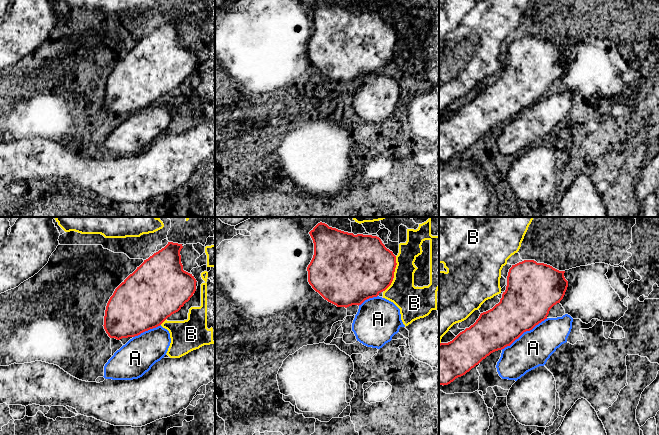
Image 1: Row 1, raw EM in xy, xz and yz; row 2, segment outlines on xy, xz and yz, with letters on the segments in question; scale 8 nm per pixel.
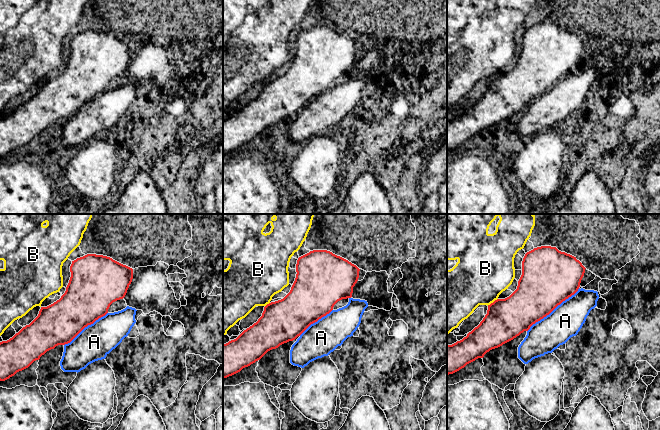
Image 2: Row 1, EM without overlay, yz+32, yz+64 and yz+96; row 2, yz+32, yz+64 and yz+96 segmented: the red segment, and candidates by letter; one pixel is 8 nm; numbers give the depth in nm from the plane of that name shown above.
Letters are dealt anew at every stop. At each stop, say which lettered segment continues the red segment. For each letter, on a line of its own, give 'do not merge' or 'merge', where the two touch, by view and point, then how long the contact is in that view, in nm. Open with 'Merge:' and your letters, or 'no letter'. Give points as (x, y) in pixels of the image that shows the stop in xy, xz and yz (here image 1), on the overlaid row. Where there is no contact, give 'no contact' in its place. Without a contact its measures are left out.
Merge: no letter
A: do not merge; contact yz (524, 331); length 460 nm
B: do not merge; contact xz (395, 267); length 180 nm

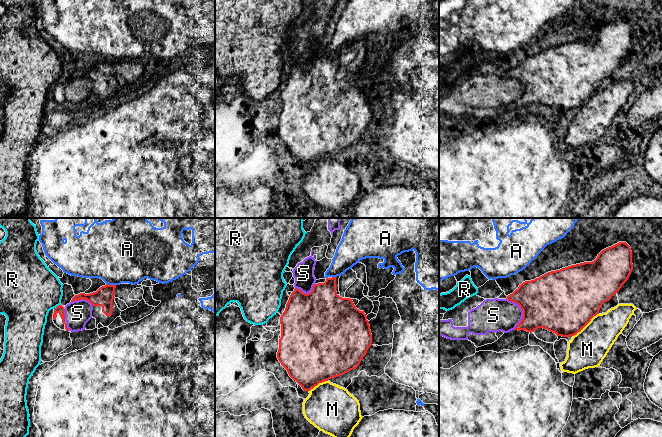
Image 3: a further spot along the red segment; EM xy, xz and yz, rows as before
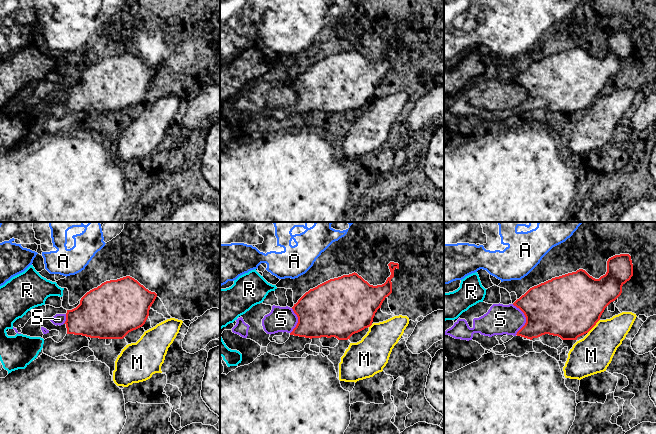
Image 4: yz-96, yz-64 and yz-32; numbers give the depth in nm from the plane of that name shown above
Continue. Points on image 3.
Merge: S
A: do not merge; contact xy (111, 285); length 80 nm
M: do not merge; contact yz (585, 325); length 280 nm
R: do not merge; contact xy (57, 306); length 70 nm
S: merge; contact yz (522, 310); length 260 nm

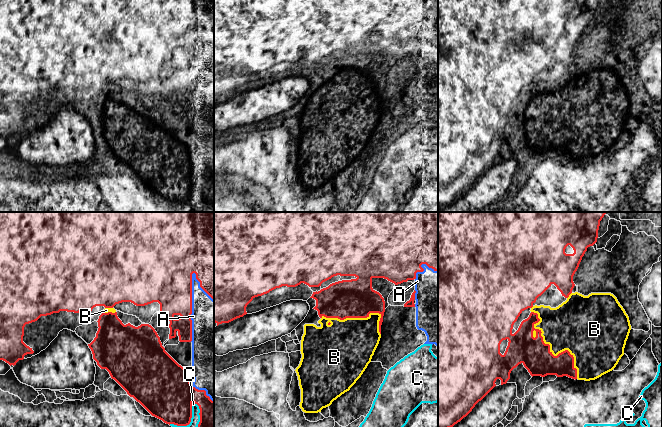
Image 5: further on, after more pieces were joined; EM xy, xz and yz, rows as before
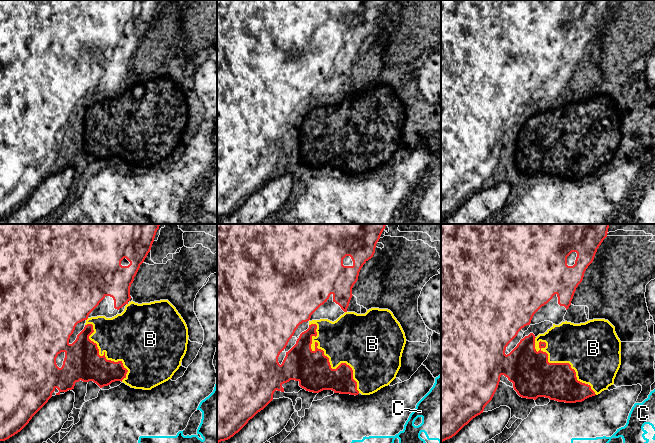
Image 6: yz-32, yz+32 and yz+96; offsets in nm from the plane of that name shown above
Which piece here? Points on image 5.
Merge: A
A: merge; contact xy (191, 307); length 550 nm
B: do not merge; contact yz (549, 350); length 650 nm
C: do not merge; contact xy (190, 420); length 280 nm

